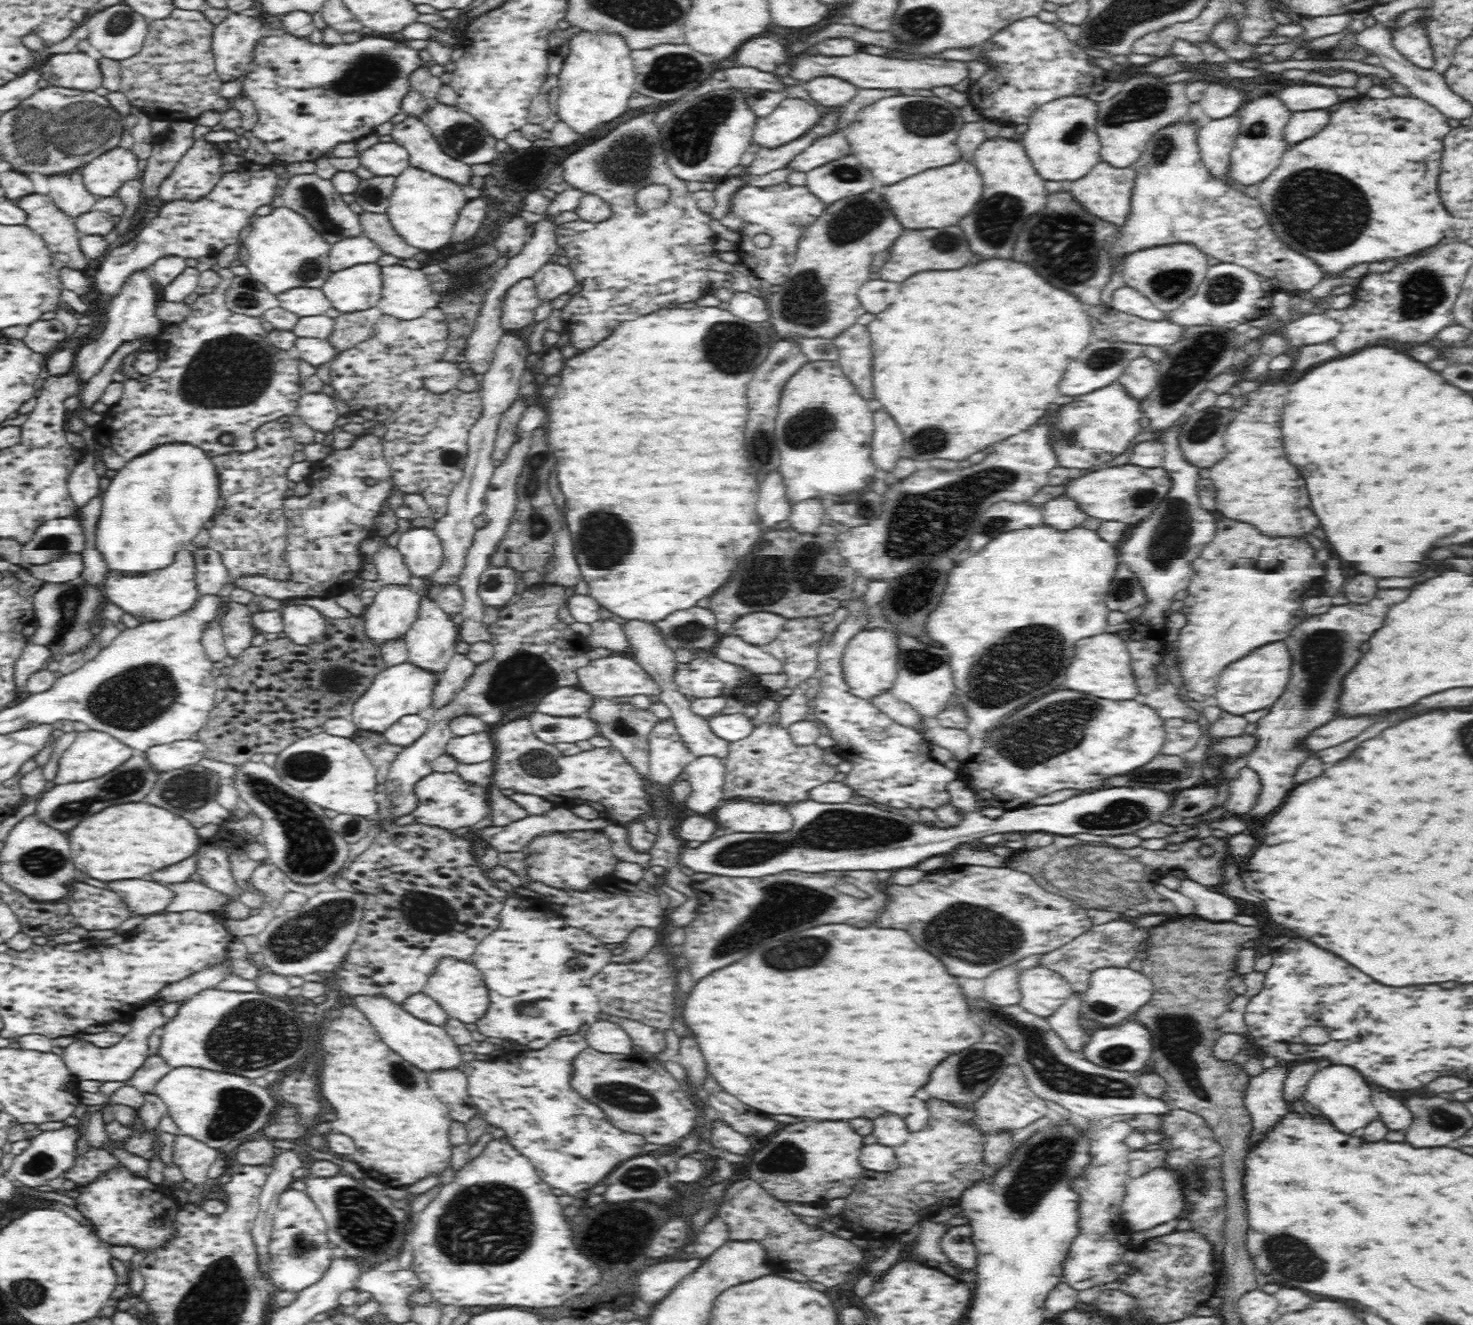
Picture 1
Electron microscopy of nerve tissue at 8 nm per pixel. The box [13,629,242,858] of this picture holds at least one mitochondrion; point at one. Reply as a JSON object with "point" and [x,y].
{"point":[131,700]}

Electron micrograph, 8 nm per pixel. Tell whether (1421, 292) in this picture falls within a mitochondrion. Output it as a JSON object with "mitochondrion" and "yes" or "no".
{"mitochondrion":"yes"}

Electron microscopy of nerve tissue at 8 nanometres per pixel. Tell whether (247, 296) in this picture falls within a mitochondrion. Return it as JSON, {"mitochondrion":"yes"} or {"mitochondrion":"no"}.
{"mitochondrion":"yes"}

